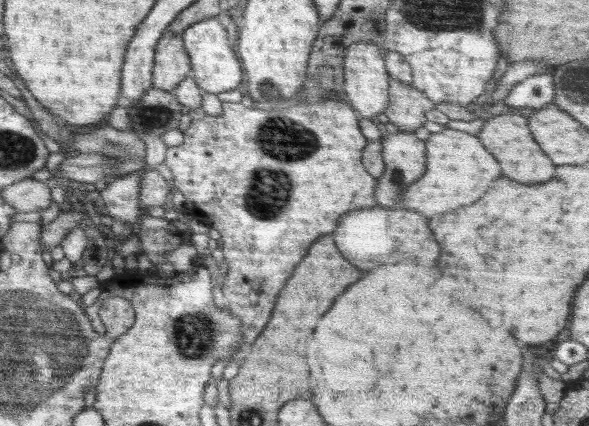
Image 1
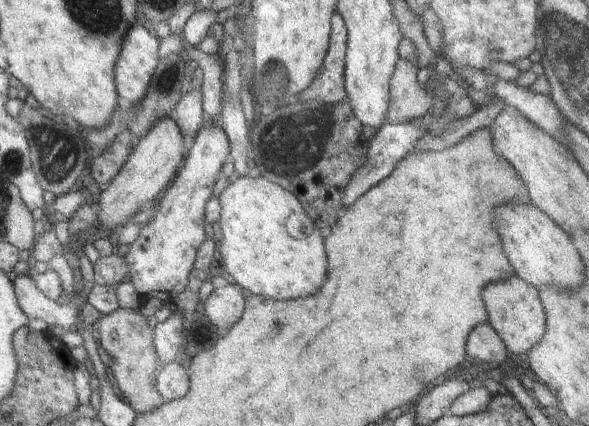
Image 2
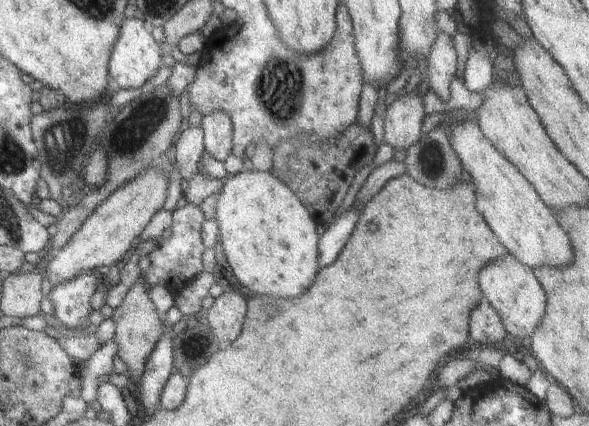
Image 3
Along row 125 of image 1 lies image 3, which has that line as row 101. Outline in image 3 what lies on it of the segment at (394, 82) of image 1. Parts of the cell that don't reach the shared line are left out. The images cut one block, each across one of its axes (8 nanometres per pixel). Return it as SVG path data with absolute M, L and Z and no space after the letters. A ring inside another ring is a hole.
M416 83L414 85L414 91L408 96L398 98L395 102L392 102L386 110L384 118L384 141L396 150L408 150L410 147L418 145L419 138L422 134L422 122L424 120L424 103L422 96L415 93Z

